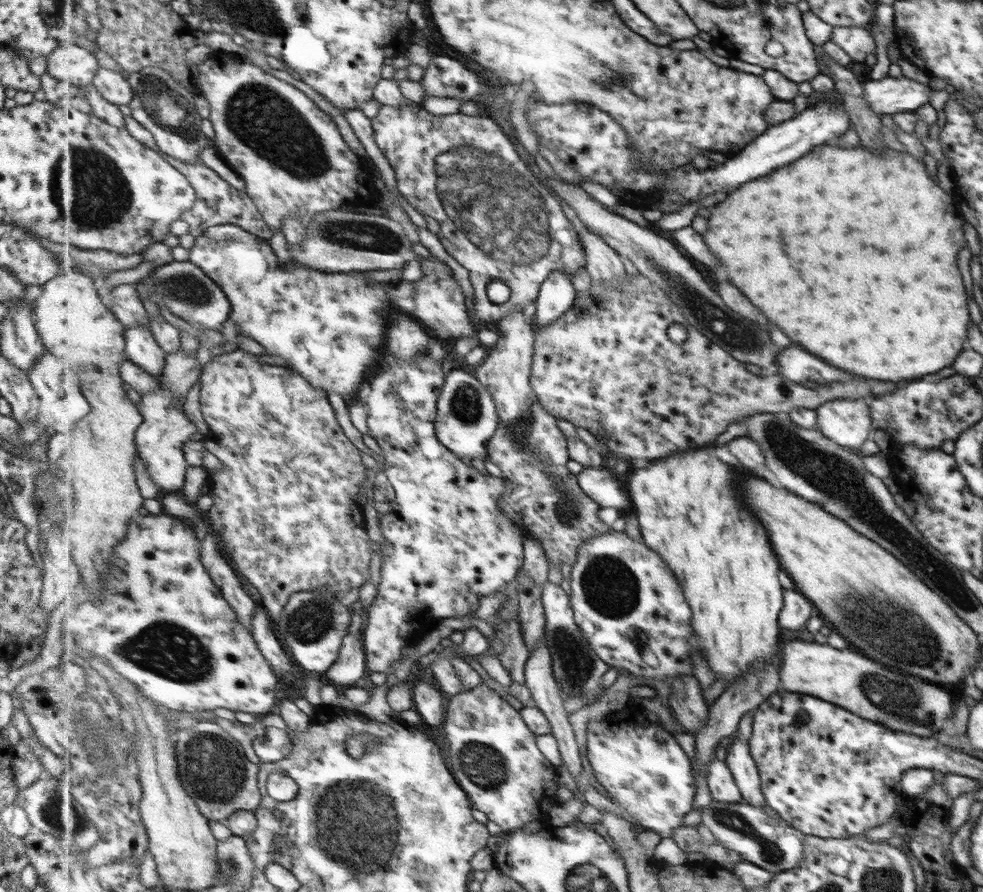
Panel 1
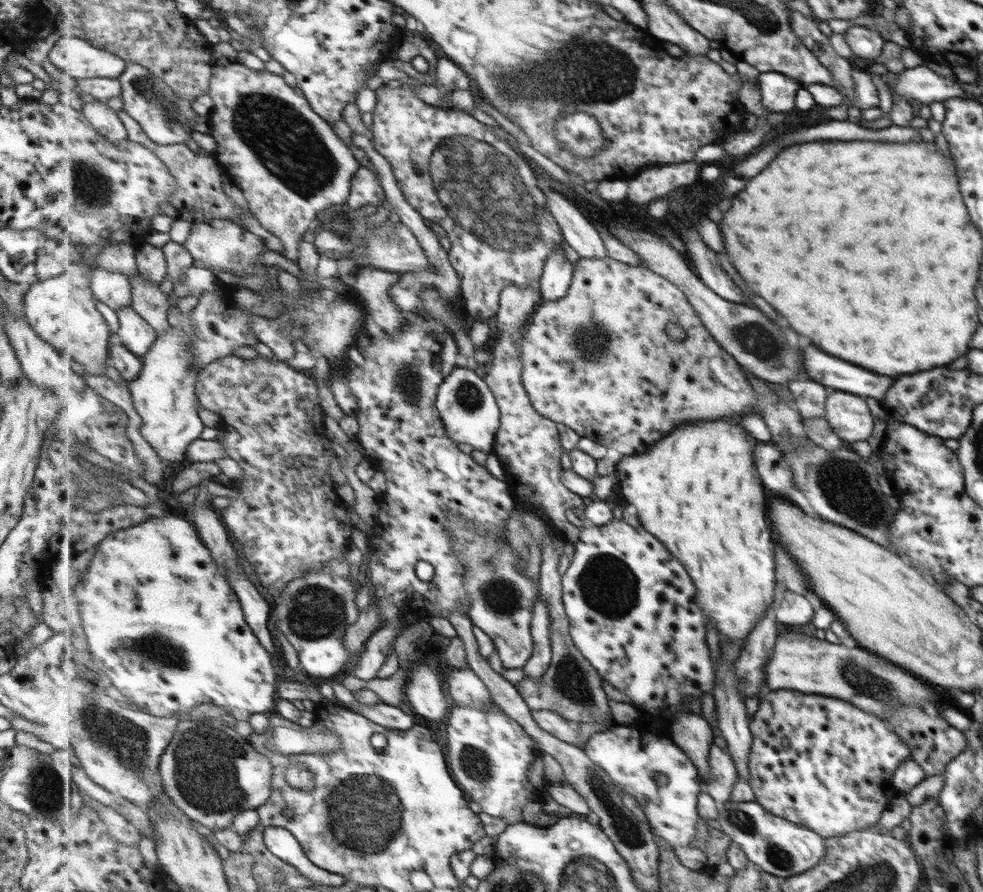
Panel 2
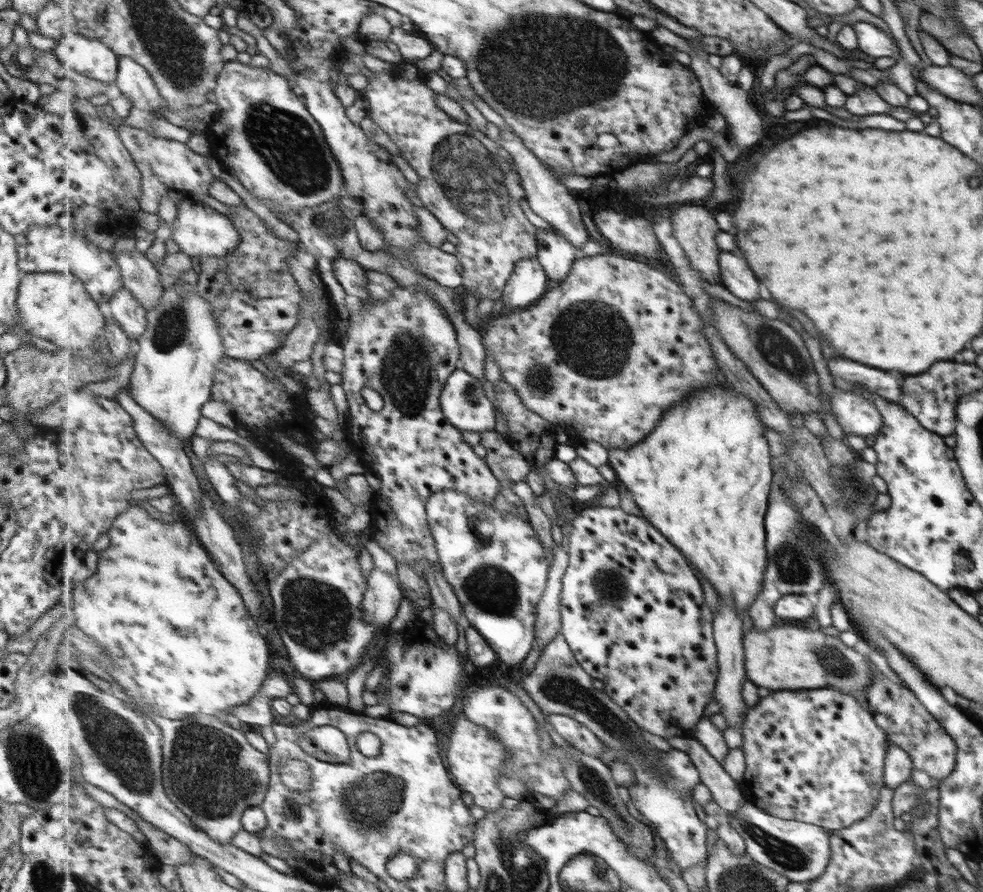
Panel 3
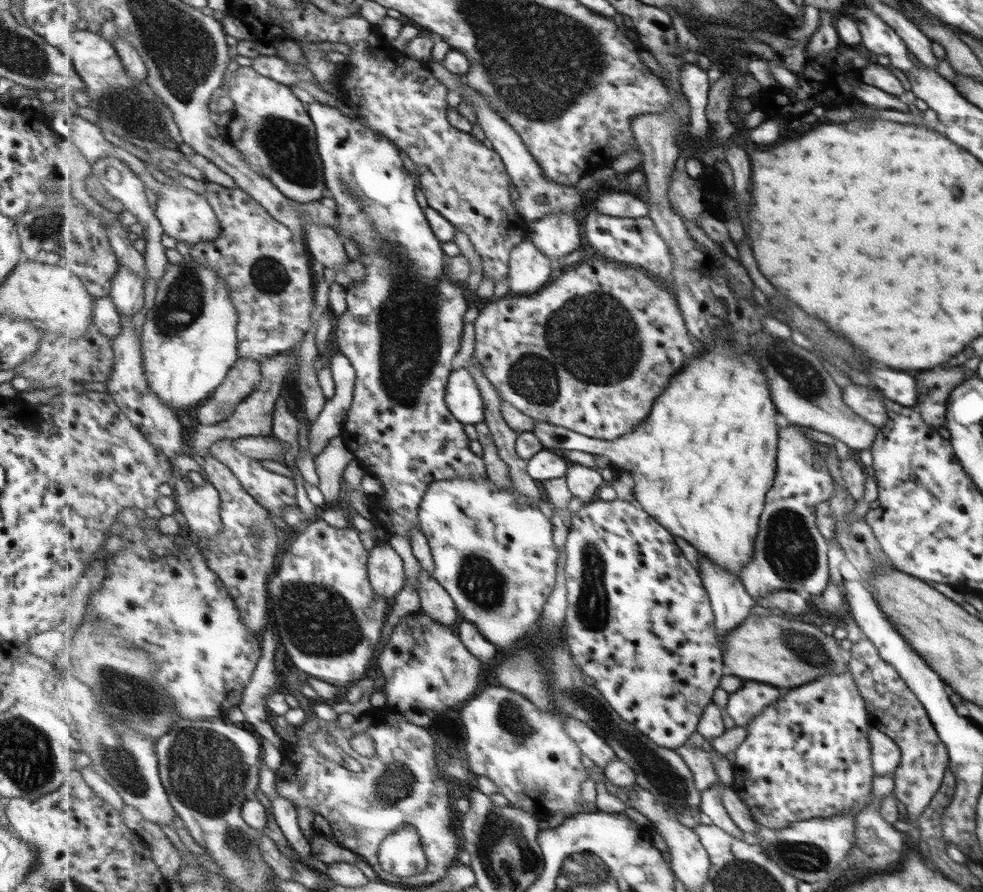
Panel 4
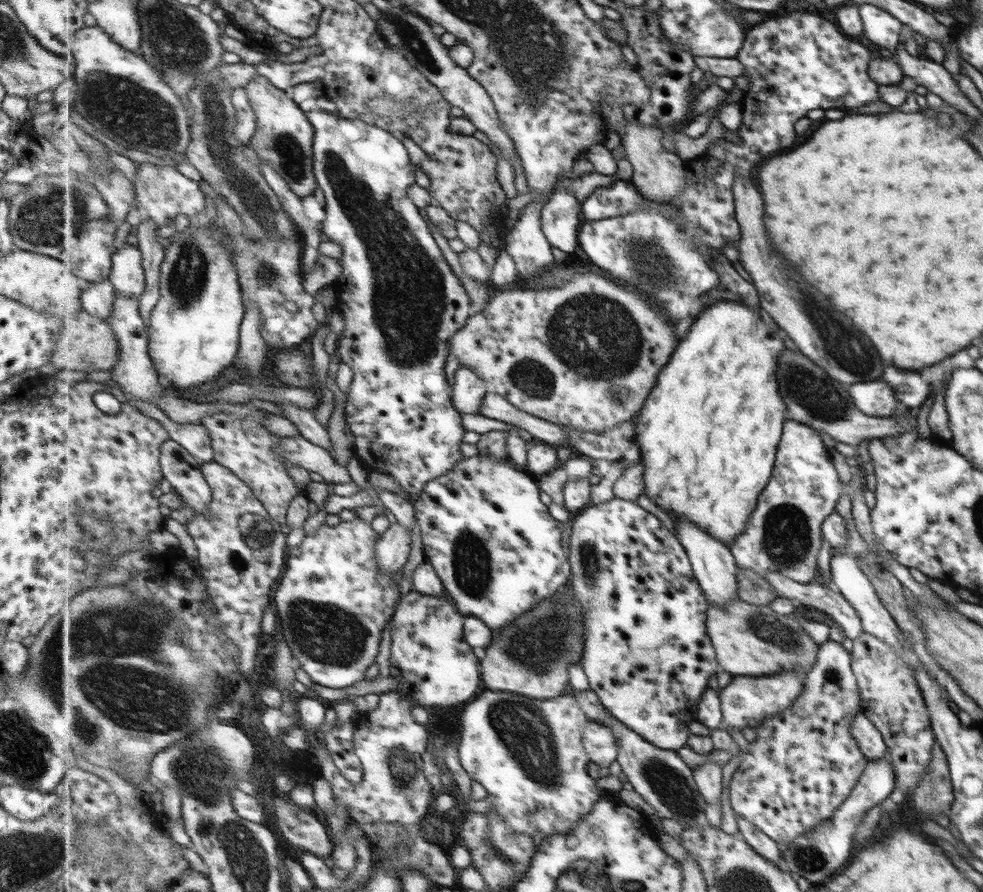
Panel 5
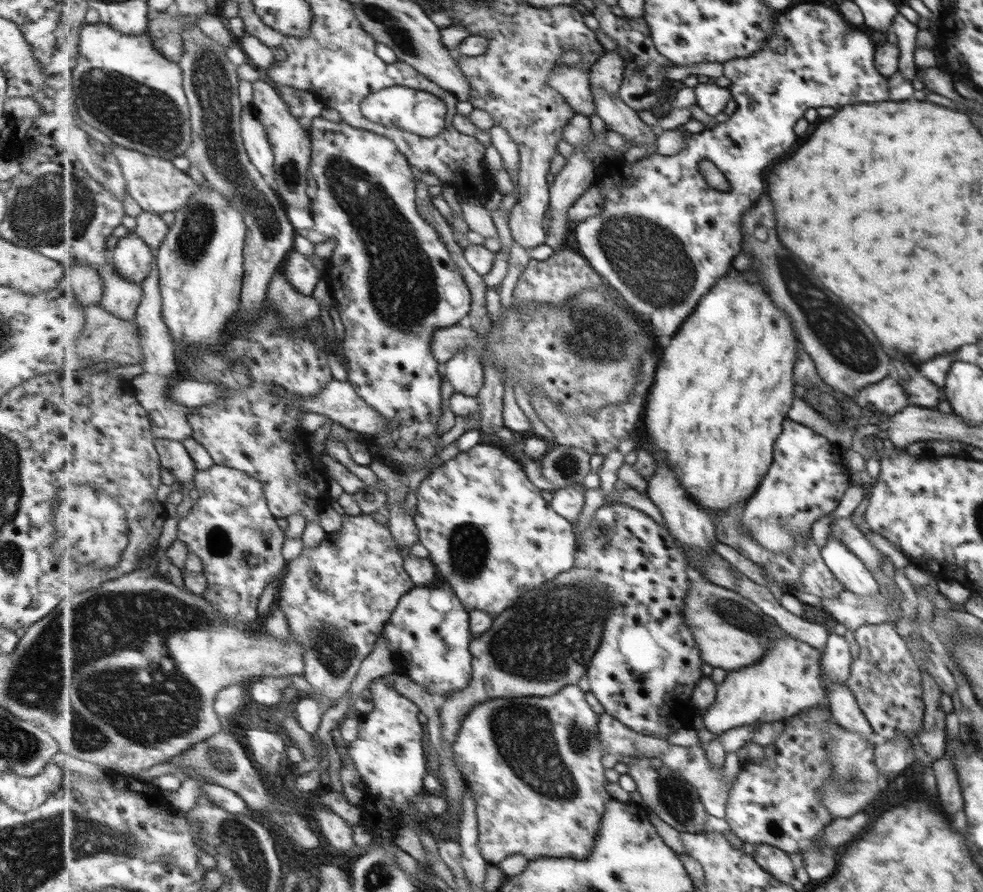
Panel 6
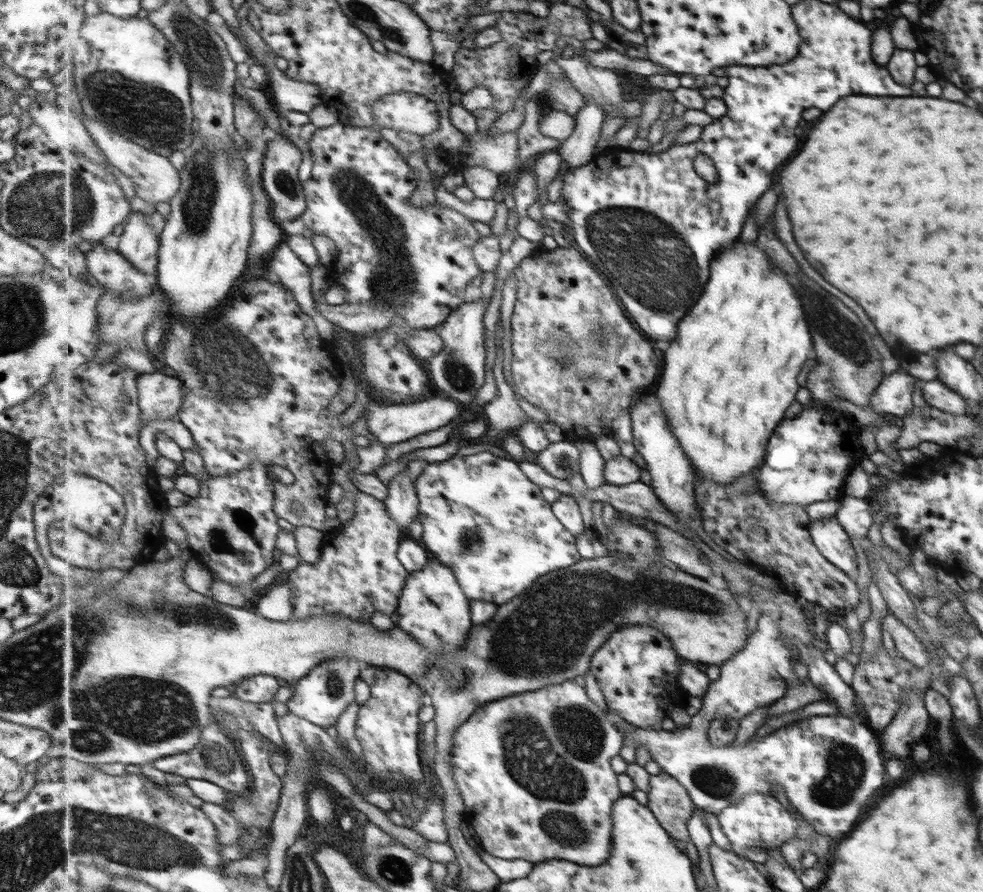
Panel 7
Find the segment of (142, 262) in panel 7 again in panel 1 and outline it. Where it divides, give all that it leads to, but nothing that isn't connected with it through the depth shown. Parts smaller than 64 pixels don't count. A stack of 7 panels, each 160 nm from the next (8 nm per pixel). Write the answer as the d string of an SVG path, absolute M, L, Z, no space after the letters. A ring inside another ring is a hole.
M149 325L127 327L126 341L127 358L145 368L149 374L160 378L166 368L167 352L156 341Z

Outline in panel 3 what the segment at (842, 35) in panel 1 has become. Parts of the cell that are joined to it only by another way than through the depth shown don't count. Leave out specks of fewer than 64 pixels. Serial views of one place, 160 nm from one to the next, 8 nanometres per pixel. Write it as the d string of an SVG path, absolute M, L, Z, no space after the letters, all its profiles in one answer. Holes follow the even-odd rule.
M857 21L851 25L856 36L856 48L859 49L859 51L875 59L881 58L881 56L889 56L889 58L893 58L895 62L899 60L900 52L896 42L889 39L883 31L863 21Z

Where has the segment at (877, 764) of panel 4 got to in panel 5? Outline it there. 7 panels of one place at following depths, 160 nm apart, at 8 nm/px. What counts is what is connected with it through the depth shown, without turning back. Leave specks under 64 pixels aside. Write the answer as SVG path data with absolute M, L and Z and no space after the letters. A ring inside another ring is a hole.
M862 710L853 717L850 733L868 760L877 760L887 753L888 748L885 746L880 732L870 720L865 718Z

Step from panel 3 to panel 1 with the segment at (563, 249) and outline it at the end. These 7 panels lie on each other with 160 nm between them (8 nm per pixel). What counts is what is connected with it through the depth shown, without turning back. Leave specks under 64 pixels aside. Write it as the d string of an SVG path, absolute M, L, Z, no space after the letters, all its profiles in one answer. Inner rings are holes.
M555 270L542 284L536 303L535 325L549 326L574 306L577 290L570 278L569 273Z

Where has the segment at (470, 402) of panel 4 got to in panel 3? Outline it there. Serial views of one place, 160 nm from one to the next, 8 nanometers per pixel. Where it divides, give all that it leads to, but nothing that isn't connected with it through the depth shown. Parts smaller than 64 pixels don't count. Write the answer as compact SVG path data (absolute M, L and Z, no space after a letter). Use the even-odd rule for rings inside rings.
M463 368L446 382L441 402L447 421L461 432L495 431L495 406L487 398L481 381Z

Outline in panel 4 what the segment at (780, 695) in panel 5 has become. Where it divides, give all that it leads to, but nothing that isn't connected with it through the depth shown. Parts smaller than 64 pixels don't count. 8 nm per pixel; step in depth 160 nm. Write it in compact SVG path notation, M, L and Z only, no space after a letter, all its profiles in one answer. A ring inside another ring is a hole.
M745 680L742 687L728 695L726 703L727 716L730 716L735 727L744 727L762 708L771 704L784 690L771 685Z

